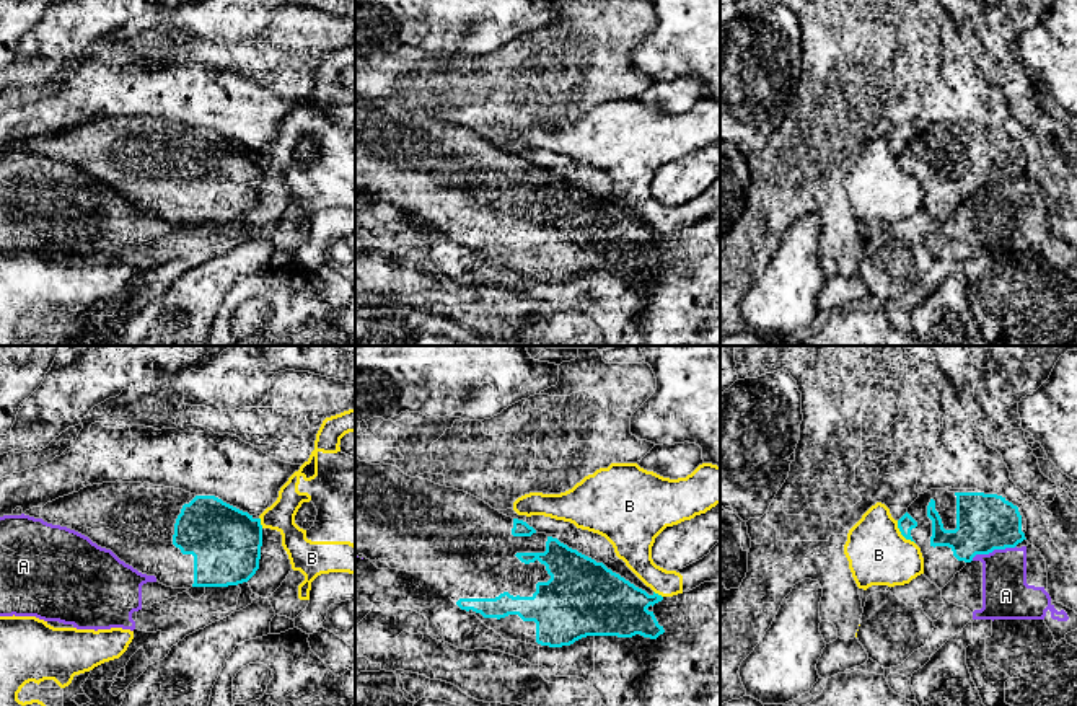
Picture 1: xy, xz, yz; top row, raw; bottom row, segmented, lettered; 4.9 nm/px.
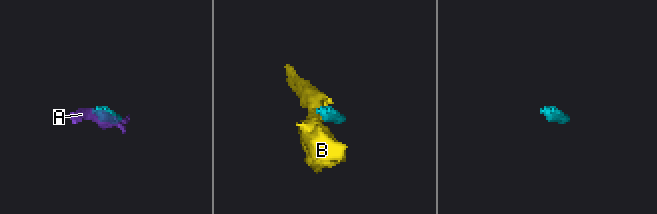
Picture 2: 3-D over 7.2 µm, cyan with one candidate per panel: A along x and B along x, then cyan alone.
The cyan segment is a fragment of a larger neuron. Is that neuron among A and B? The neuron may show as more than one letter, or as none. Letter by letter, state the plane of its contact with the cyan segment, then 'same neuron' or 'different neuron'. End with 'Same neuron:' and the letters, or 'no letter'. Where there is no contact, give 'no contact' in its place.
A: yz | different neuron
B: yz | different neuron
Same neuron: no letter

